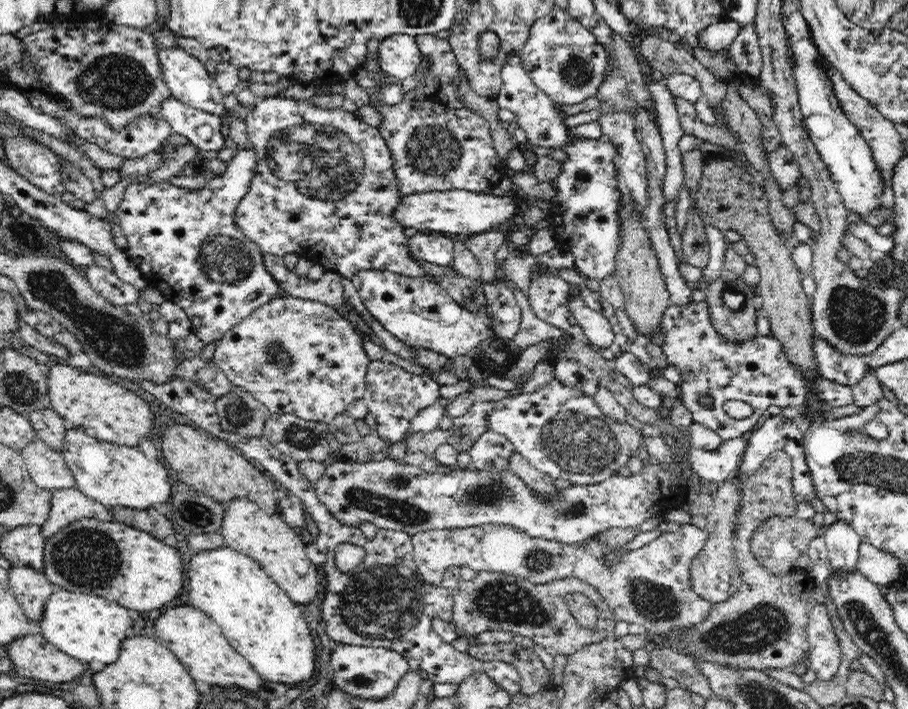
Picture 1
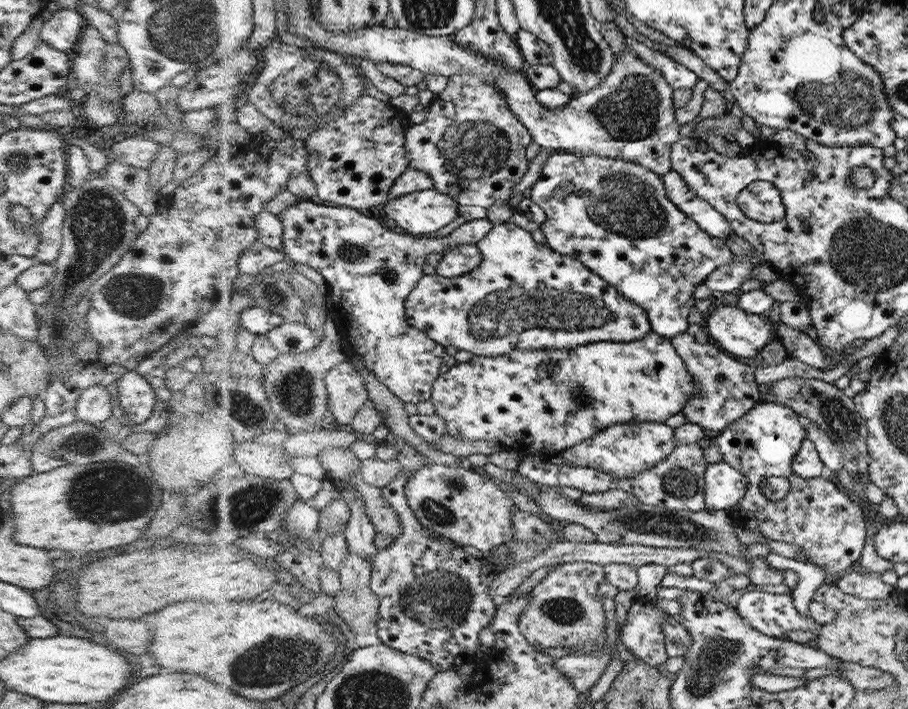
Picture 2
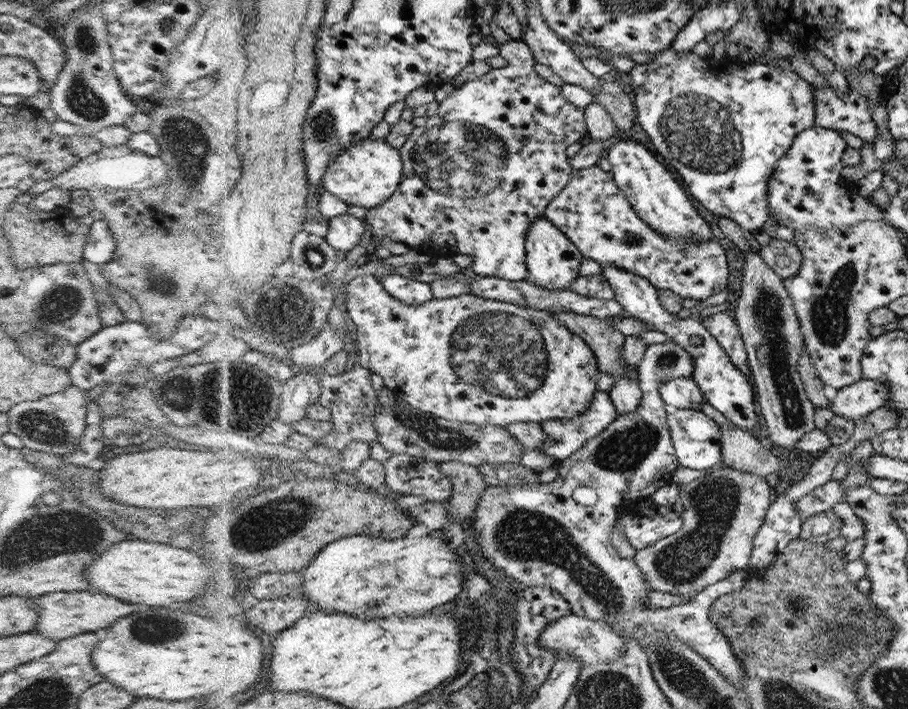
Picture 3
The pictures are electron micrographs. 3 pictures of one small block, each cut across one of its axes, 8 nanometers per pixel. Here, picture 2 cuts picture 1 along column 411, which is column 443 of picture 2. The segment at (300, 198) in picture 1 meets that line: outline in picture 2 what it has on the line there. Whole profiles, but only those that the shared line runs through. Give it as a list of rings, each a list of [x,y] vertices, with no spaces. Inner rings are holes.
[[[462,244],[447,251],[437,270],[442,276],[456,278],[474,271],[482,261],[483,254],[477,245]]]

